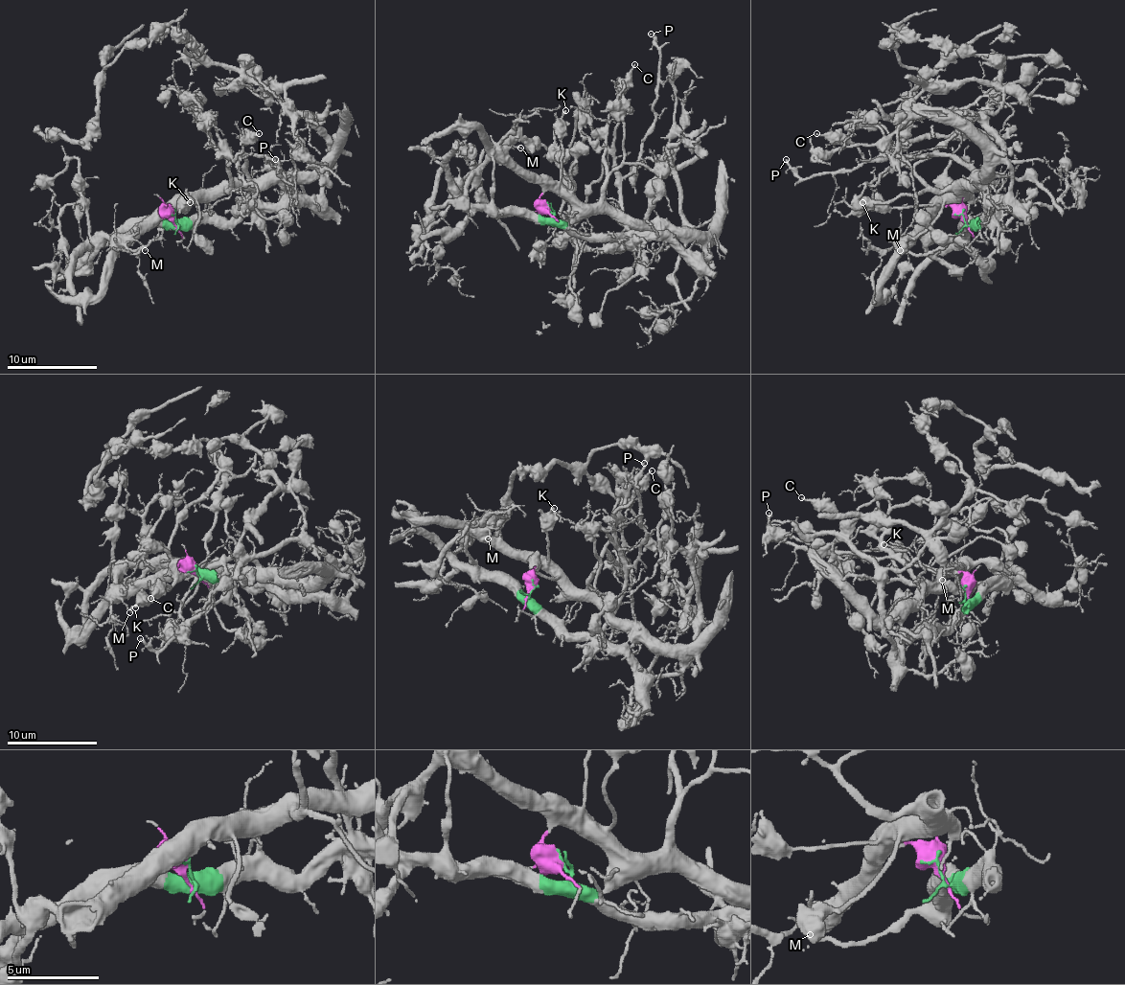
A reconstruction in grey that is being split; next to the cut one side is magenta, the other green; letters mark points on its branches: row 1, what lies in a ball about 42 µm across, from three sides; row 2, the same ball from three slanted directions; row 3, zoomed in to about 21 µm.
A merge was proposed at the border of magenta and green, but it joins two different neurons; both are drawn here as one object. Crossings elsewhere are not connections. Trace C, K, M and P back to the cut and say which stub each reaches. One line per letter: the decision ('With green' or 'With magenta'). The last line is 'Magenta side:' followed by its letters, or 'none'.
C: With magenta
K: With magenta
M: With magenta
P: With green
Magenta side: C, K, M

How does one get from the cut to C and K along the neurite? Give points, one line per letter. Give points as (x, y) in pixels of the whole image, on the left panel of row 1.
C: (174, 217), (164, 205), (195, 203), (211, 194), (218, 194), (229, 185), (231, 160), (242, 144), (259, 132)
K: (174, 217), (164, 205), (186, 207), (186, 203), (191, 203)

